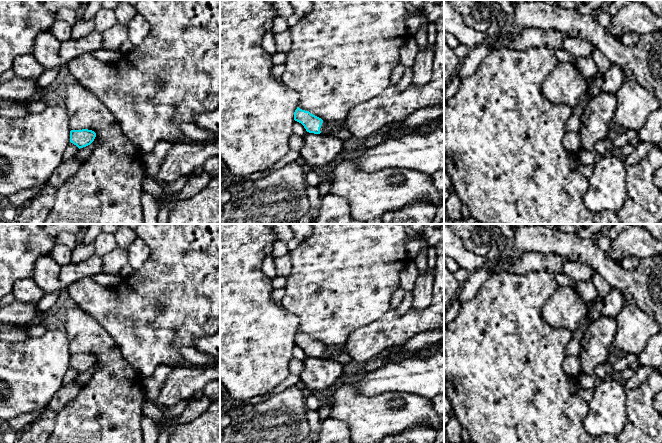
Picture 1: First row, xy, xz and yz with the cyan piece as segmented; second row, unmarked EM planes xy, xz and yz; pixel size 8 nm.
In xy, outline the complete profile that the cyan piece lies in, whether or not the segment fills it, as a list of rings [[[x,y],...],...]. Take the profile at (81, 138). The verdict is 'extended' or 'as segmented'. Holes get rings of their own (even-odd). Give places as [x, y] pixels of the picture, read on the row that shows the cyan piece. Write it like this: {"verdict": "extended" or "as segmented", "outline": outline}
{"verdict": "as segmented", "outline": [[[71,130],[70,142],[76,145],[79,149],[90,145],[96,137],[96,133],[92,130]]]}

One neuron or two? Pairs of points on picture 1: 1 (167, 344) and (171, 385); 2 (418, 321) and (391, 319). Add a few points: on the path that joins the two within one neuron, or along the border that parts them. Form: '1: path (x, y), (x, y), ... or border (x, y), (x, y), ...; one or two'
1: border (176, 364), (172, 366); two
2: path (411, 321), (398, 321); one

